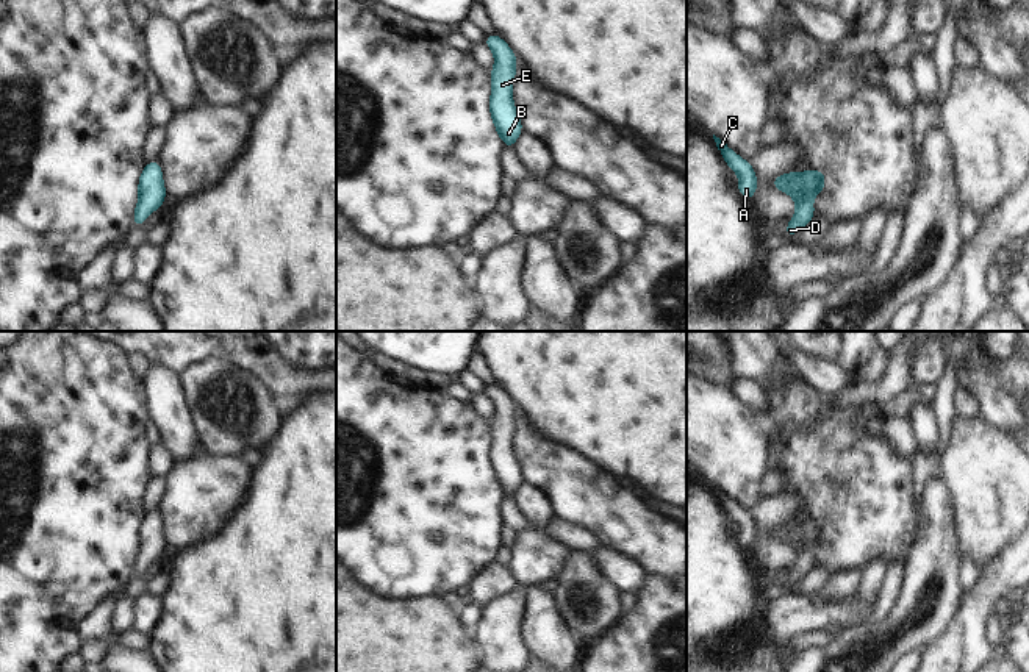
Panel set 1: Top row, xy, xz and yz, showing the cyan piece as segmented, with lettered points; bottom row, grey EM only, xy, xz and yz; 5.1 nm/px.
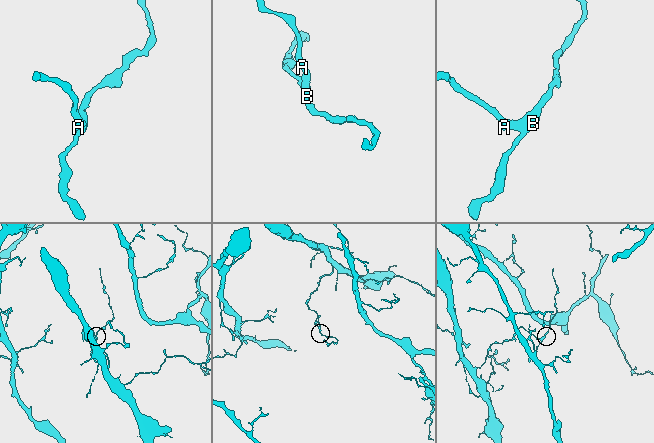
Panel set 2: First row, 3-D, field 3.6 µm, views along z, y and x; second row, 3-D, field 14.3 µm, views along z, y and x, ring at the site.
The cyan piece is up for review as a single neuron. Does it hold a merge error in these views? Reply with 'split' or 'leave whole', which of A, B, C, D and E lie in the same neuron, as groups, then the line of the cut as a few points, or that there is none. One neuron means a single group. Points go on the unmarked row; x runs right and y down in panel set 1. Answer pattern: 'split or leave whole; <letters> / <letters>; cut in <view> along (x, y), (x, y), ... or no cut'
leave whole; A B C D E; no cut

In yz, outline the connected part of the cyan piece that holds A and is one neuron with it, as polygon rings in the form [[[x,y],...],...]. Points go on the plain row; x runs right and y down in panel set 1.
[[[713,484],[716,497],[724,508],[724,513],[740,527],[737,534],[738,542],[744,550],[752,550],[758,536],[754,516],[737,505],[726,492]]]

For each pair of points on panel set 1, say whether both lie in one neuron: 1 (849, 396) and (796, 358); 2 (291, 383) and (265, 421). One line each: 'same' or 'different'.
1: different
2: different

